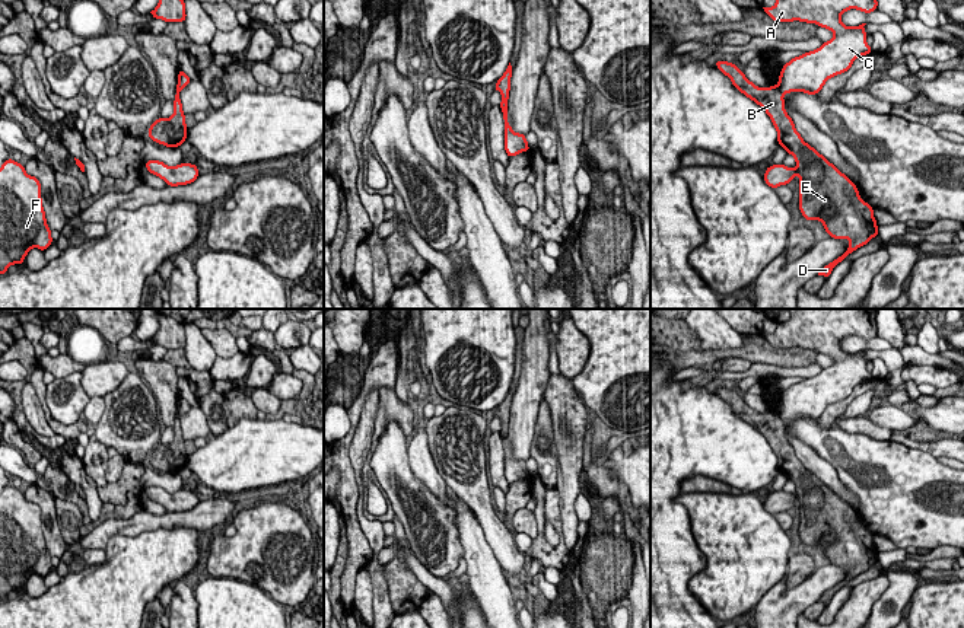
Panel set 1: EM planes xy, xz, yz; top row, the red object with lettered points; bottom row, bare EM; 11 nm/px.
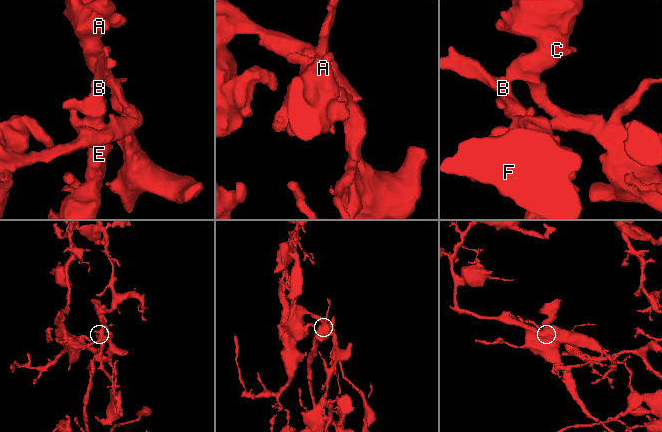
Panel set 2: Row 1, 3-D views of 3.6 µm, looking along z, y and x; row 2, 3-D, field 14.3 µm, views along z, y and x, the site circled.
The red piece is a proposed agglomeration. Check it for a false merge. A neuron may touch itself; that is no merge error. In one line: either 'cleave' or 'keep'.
cleave

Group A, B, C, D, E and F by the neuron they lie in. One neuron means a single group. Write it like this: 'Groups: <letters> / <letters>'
Groups: A C F / B D E

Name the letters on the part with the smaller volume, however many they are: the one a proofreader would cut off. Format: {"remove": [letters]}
{"remove": ["B", "D", "E"]}

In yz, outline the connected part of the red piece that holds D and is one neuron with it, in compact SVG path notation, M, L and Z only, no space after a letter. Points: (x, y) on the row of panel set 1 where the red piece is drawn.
M718 60L716 67L732 80L735 89L747 98L760 105L770 117L774 128L777 130L777 143L789 154L795 157L796 173L799 175L799 211L808 220L820 220L824 230L834 239L849 239L850 245L843 255L827 264L818 275L830 277L833 268L847 258L853 251L866 245L872 238L878 236L878 226L874 217L874 208L865 203L856 185L841 173L833 163L830 163L814 147L804 141L795 128L795 122L785 111L783 93L777 86L758 87L750 82L736 64Z

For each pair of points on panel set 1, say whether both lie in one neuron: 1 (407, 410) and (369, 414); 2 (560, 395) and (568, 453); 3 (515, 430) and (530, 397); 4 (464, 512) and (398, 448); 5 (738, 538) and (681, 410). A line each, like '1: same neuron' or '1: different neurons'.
1: different neurons
2: same neuron
3: same neuron
4: different neurons
5: different neurons

